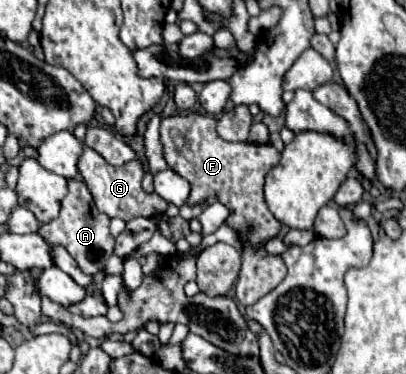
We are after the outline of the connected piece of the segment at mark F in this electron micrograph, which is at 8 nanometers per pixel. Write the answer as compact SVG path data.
M200 113L162 119L160 143L168 167L192 185L186 201L188 207L196 207L210 197L216 197L230 209L226 225L232 227L242 241L242 269L236 281L236 297L242 305L254 305L260 297L276 289L288 273L282 257L264 249L266 241L274 239L282 227L282 223L268 211L262 195L264 175L280 161L280 151L270 143L228 143L216 135L216 119Z

